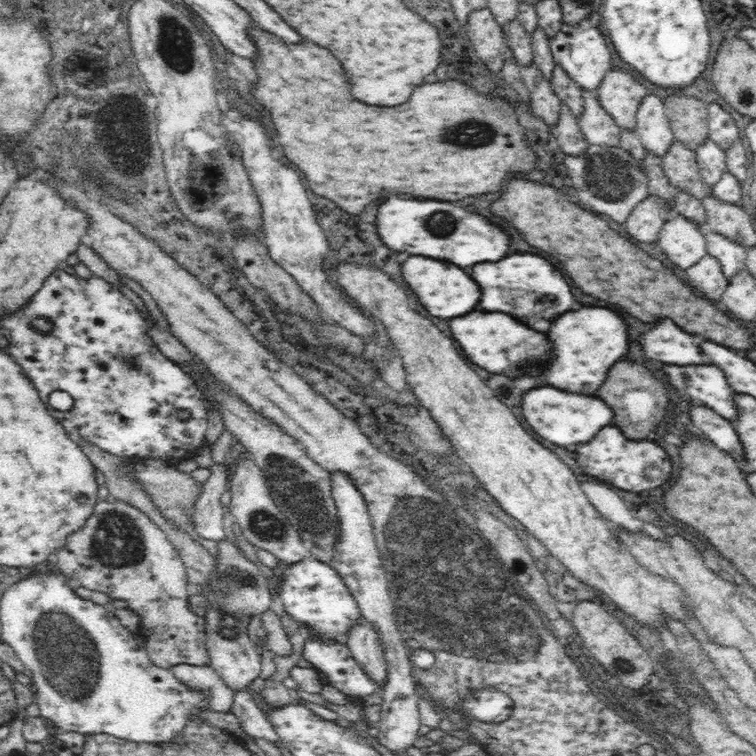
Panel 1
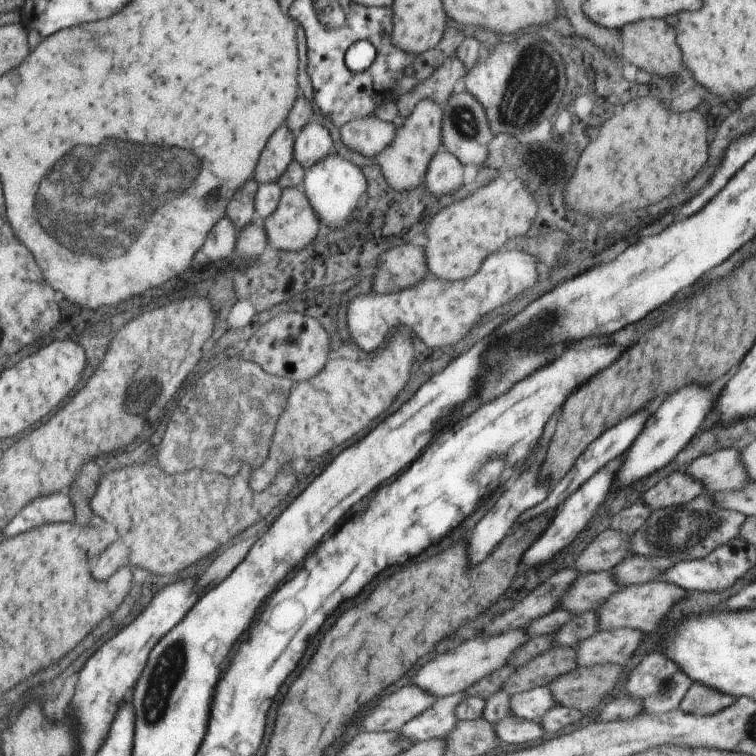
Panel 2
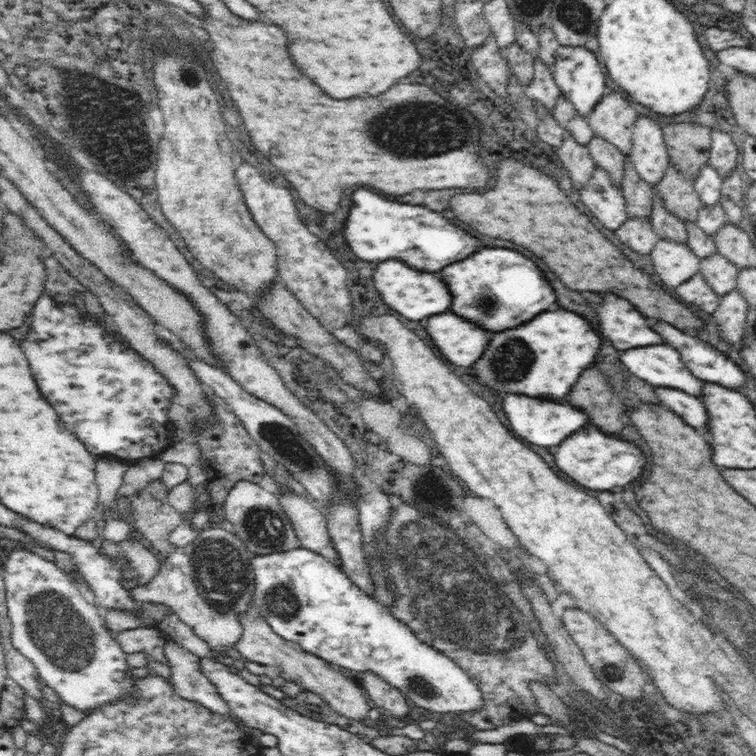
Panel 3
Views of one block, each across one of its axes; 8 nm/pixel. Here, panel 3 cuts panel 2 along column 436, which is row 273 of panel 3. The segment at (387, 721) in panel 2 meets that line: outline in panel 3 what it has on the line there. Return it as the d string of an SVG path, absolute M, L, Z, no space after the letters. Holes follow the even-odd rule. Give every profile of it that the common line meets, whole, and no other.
M698 272L675 288L676 294L689 306L696 305L700 310L713 313L719 305L719 296Z

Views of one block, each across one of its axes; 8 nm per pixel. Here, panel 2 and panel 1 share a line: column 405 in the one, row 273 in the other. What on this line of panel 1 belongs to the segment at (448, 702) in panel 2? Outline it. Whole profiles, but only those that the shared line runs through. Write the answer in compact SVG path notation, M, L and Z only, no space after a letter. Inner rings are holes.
M705 231L707 254L720 261L726 277L732 278L740 269L745 268L747 248L723 234Z

